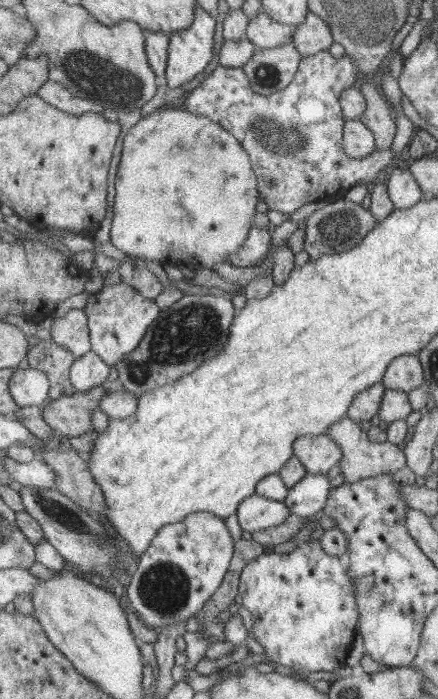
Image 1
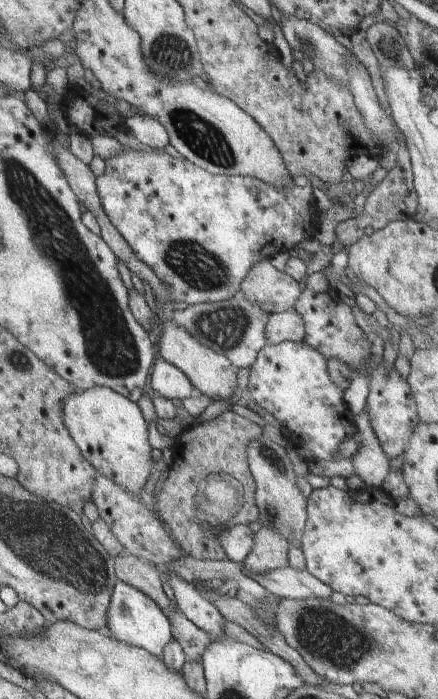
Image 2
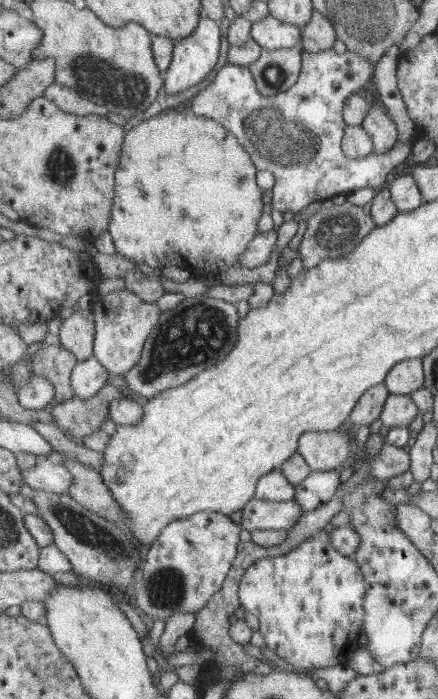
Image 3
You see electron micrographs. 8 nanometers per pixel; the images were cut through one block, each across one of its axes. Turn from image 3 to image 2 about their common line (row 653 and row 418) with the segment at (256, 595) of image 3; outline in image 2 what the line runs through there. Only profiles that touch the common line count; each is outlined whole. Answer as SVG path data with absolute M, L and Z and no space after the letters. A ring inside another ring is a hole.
M285 341L279 344L268 344L263 351L259 353L256 363L250 367L248 382L244 384L250 391L252 400L254 400L266 412L278 420L278 424L284 426L287 435L284 438L289 443L294 443L303 449L307 449L312 455L311 460L331 461L335 460L336 452L340 444L346 440L346 436L354 430L352 428L352 414L344 404L344 392L338 388L328 374L326 360L318 349L312 348L306 341Z

